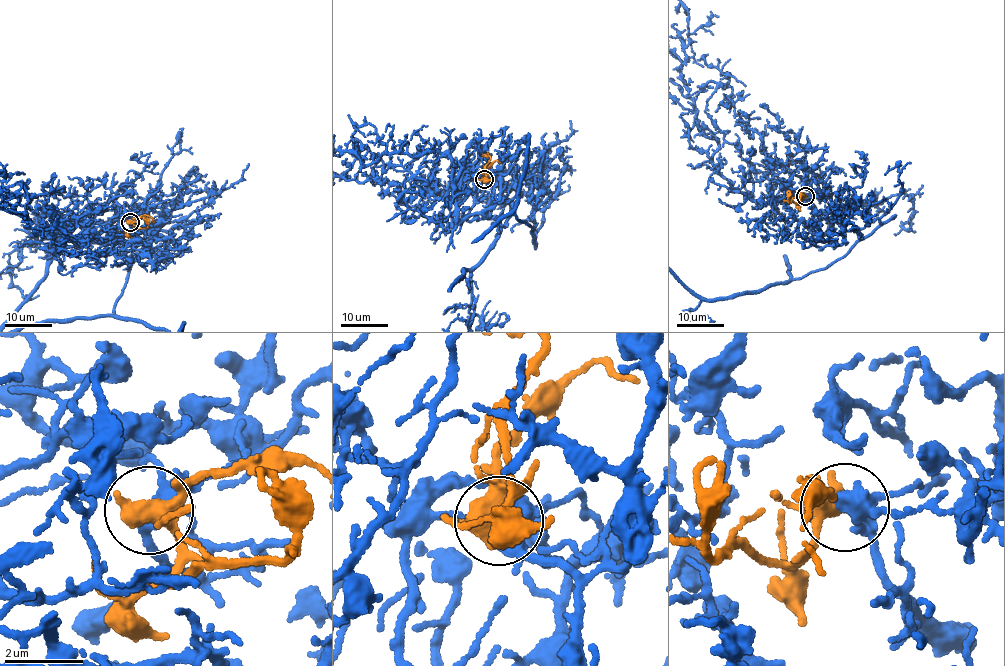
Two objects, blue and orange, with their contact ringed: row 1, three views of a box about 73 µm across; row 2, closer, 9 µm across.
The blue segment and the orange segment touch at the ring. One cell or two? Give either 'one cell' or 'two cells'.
one cell

